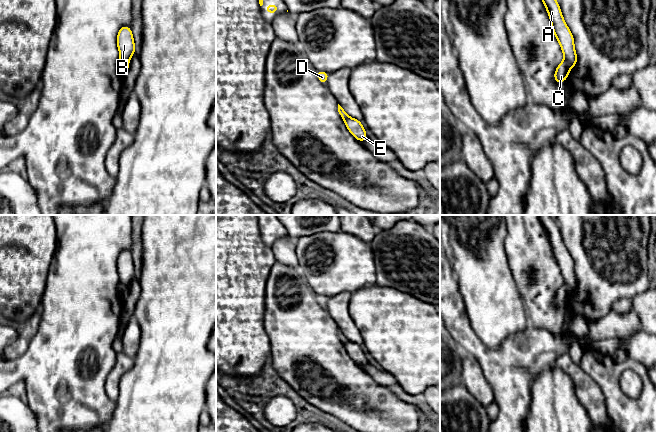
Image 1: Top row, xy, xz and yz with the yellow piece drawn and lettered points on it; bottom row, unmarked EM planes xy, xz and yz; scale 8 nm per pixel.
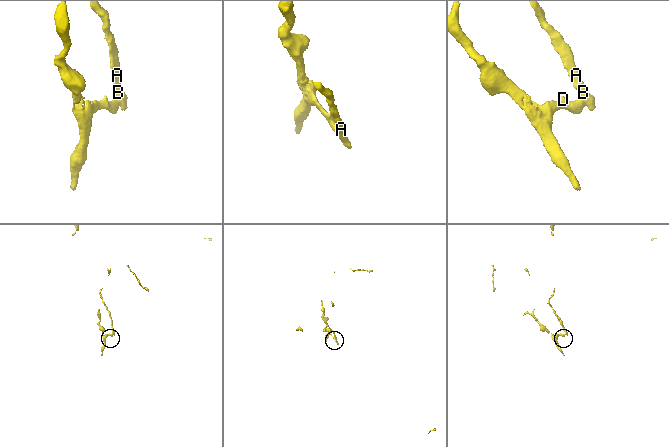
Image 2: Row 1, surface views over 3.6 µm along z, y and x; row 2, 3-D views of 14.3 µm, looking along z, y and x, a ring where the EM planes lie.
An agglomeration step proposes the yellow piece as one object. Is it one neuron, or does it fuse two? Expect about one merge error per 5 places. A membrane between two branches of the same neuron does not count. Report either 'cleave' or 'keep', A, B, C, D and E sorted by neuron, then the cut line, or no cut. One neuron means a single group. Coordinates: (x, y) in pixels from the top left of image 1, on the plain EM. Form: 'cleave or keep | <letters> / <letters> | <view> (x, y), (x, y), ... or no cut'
cleave | A B E / C D | yz (565, 282), (570, 292)

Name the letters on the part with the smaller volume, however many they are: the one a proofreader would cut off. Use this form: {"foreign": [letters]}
{"foreign": ["A", "B", "E"]}

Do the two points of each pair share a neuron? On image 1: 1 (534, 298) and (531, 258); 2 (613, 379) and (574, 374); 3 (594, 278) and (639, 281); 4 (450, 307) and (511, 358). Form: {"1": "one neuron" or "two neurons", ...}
{"1": "one neuron", "2": "two neurons", "3": "one neuron", "4": "one neuron"}

